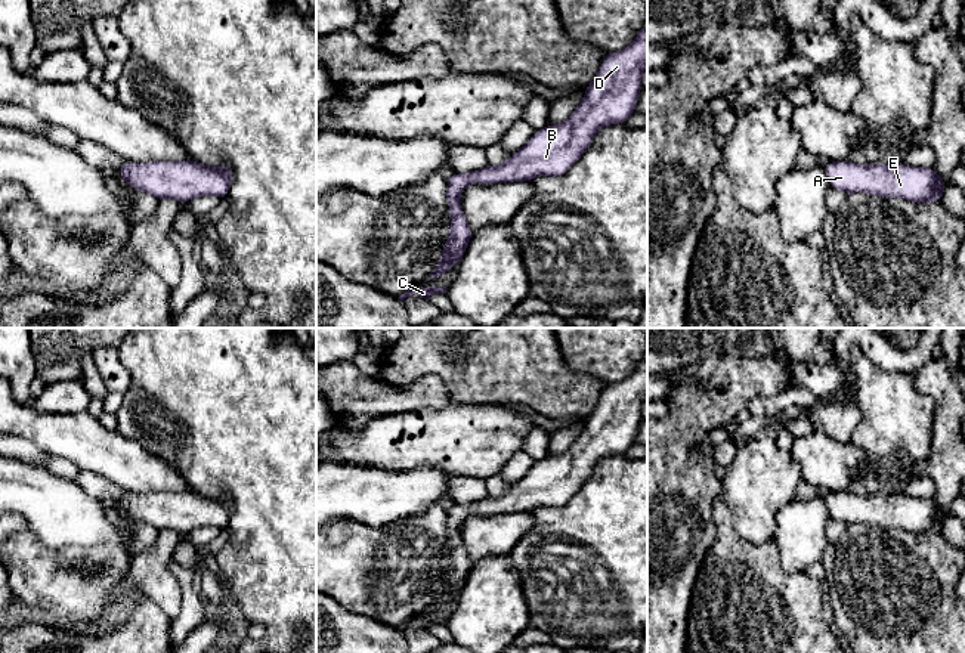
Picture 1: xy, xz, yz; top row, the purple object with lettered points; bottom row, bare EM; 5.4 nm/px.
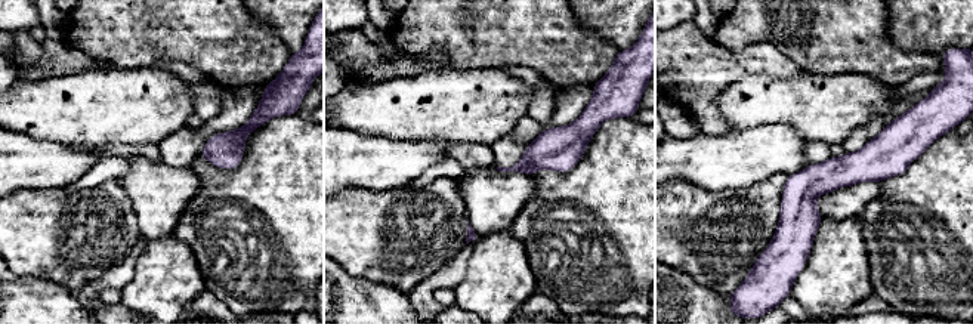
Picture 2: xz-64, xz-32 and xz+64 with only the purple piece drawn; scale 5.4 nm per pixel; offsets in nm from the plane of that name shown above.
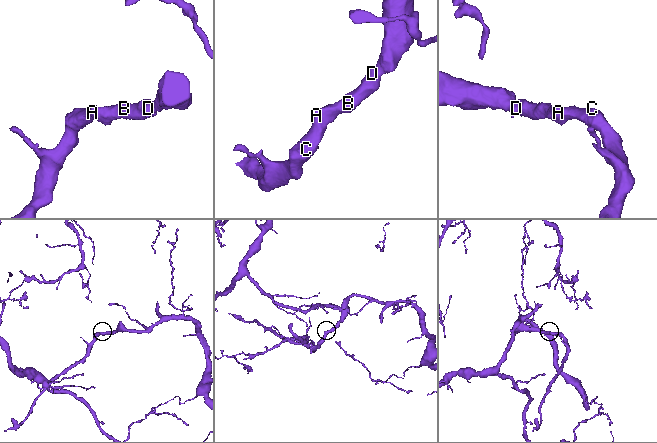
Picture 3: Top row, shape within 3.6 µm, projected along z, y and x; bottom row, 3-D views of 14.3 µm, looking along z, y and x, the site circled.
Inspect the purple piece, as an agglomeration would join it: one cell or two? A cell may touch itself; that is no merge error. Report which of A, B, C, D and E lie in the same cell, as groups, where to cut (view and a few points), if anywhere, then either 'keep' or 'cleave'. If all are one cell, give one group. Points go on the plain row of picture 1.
A B C D E | no cut | keep

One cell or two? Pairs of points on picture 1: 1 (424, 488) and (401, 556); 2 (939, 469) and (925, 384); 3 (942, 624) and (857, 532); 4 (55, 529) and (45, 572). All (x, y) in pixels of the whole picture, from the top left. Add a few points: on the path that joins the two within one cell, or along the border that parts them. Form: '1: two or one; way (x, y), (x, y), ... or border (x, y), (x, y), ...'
1: two; border (423, 511), (382, 525)
2: one; way (945, 448), (945, 404)
3: one; way (919, 602), (874, 554)
4: two; border (27, 522), (30, 529), (50, 547), (86, 547)

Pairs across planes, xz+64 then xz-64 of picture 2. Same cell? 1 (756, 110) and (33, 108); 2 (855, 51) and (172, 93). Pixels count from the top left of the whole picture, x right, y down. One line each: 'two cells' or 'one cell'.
1: one cell
2: two cells

